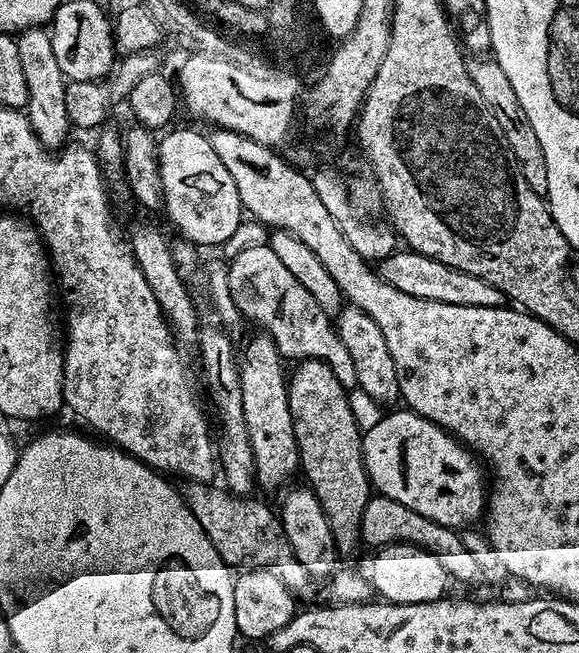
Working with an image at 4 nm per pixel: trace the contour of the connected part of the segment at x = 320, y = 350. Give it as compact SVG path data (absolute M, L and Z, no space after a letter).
M268 244L242 250L228 264L230 294L245 321L253 320L278 346L281 357L288 362L325 360L332 367L338 382L347 385L354 377L354 358L336 333L333 317L327 316L314 302L310 290L286 270L278 254Z

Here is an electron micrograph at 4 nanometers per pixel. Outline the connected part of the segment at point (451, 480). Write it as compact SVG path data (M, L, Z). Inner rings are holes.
M403 410L381 415L378 426L367 429L362 436L364 451L364 469L368 471L371 487L379 495L390 498L394 502L402 502L402 506L410 506L422 518L430 518L443 528L464 530L475 525L475 520L486 512L486 480L480 469L481 461L477 459L471 448L460 443L451 432L438 427L434 422L422 418L416 412Z

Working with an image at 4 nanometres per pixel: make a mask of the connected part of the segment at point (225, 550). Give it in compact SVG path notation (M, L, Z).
M188 482L183 485L182 495L185 504L194 514L194 518L202 526L206 538L218 550L225 564L237 566L276 566L279 560L284 560L278 567L279 575L284 577L285 584L293 593L301 594L308 588L310 577L306 569L295 558L289 559L290 549L284 539L284 526L280 517L272 512L257 498L234 496L223 487L211 488L208 482Z

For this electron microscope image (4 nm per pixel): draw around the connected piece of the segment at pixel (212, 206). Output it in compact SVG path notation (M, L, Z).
M175 128L165 131L158 140L163 211L168 211L169 222L183 239L197 246L221 246L242 222L238 186L234 186L230 170L222 166L222 158L214 154L205 133L192 128Z

